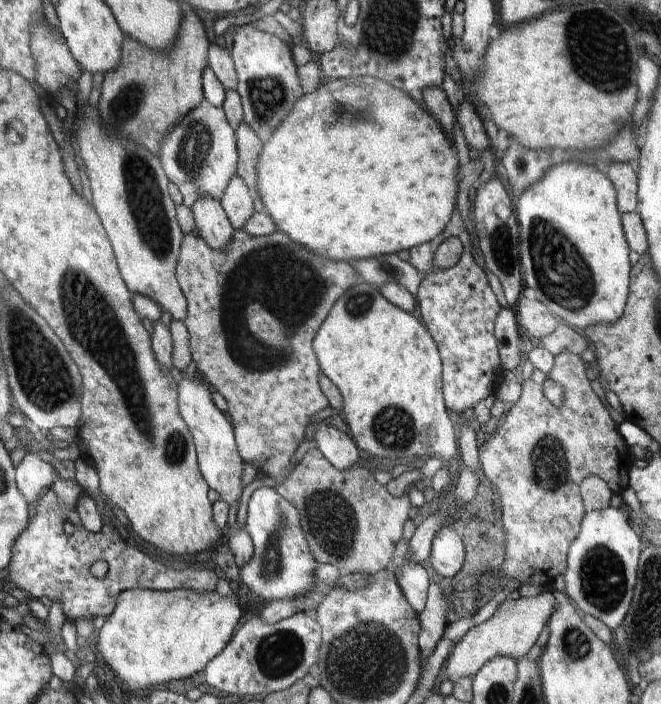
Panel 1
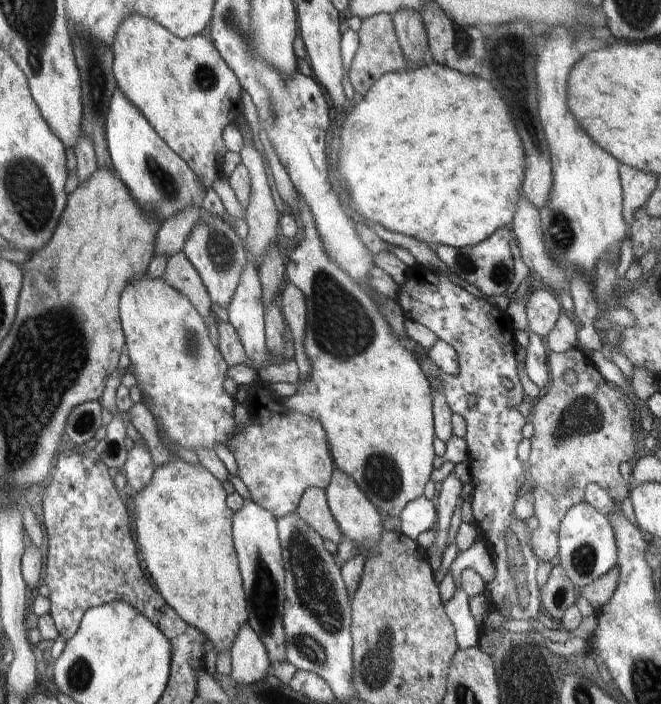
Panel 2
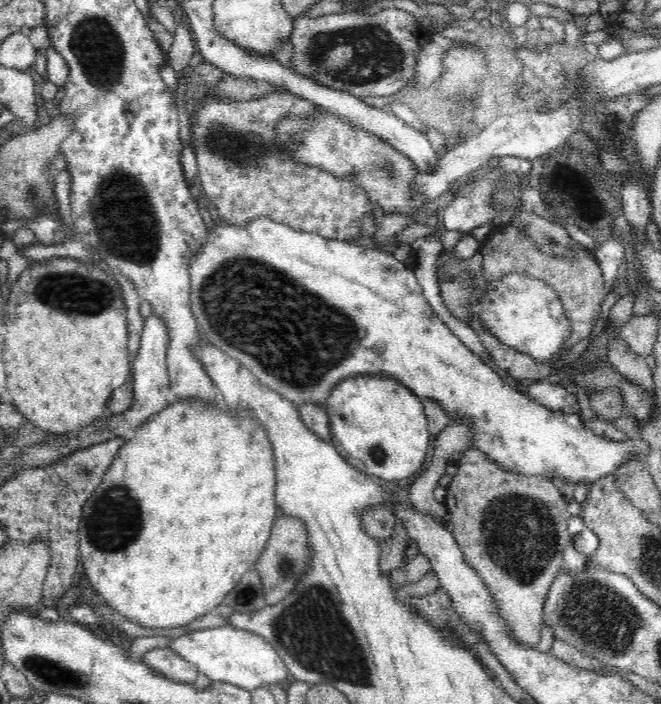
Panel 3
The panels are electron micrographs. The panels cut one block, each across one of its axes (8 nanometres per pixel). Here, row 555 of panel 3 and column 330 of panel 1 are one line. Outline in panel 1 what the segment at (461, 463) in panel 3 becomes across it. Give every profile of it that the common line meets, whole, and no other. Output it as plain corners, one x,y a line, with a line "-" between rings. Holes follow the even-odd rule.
316,448
308,450
292,469
290,476
275,489
282,498
288,500
298,510
306,544
318,563
330,563
334,568
338,568
340,575
346,573
372,575
380,570
394,571
392,556
396,544
403,538
402,527
410,517
409,493
416,486
411,485
403,495
394,497
366,468
356,464
340,472
326,460
320,449

